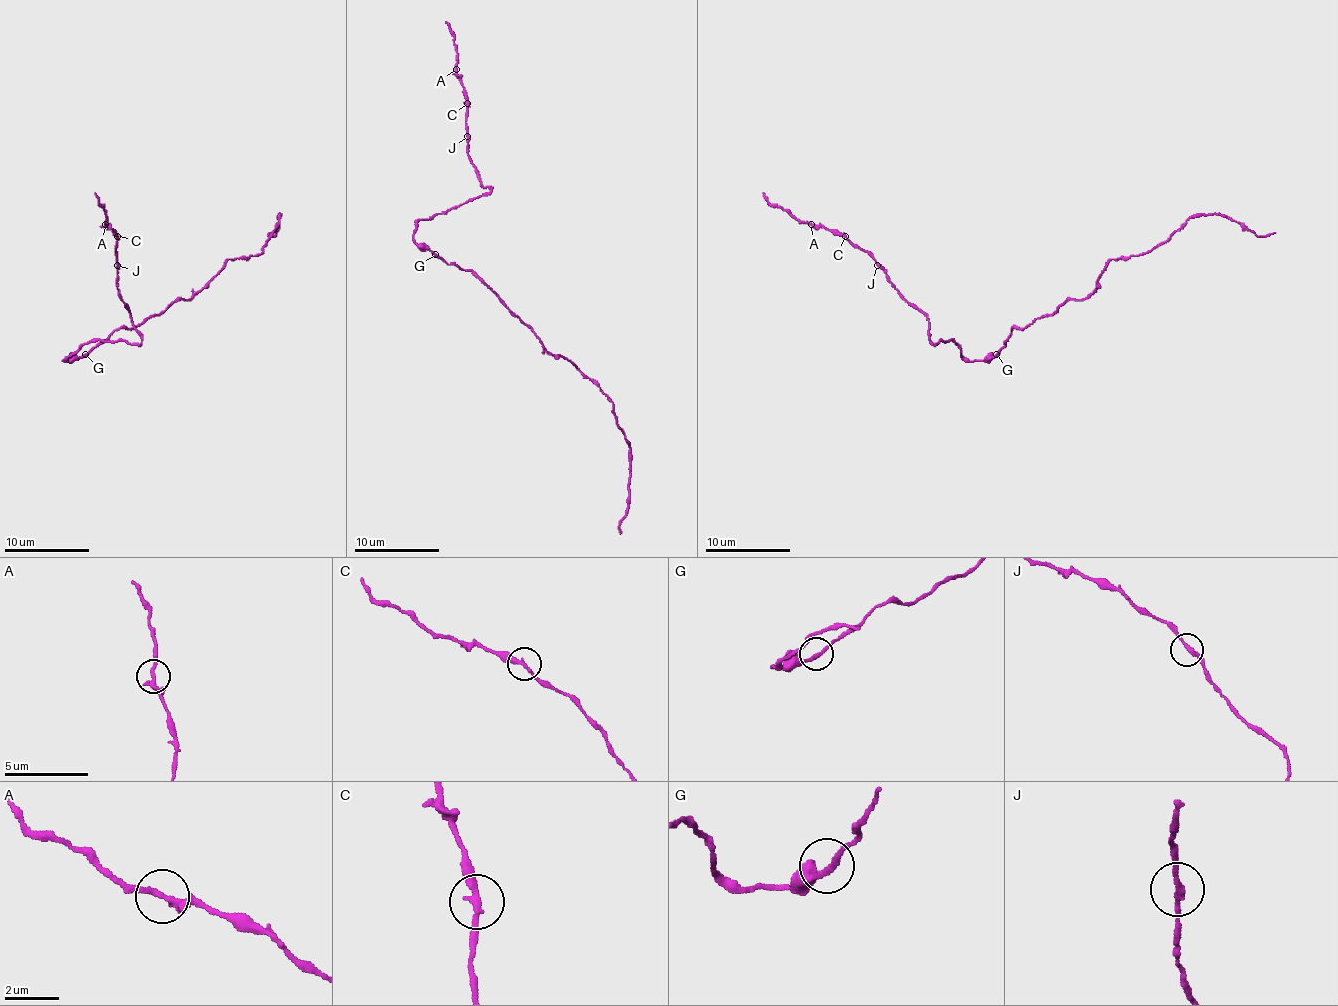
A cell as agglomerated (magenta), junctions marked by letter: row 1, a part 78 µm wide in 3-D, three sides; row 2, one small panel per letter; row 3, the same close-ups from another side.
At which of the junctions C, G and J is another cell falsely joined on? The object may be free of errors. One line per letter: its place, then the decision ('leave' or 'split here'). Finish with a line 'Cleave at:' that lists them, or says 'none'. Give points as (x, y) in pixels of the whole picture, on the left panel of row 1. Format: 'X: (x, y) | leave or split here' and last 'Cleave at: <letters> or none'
C: (117, 236) | leave
G: (85, 354) | leave
J: (117, 265) | leave
Cleave at: none

